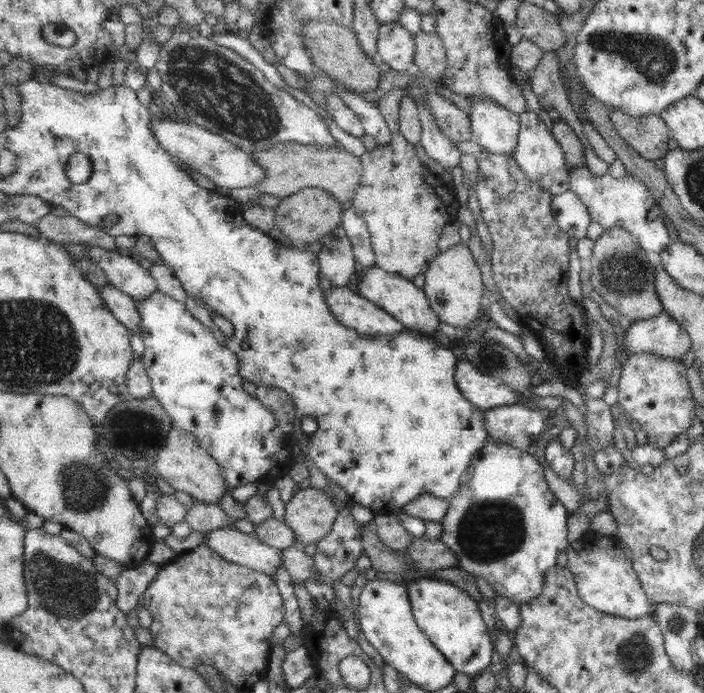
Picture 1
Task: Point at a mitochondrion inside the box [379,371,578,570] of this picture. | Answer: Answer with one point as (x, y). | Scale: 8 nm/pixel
(487, 531)

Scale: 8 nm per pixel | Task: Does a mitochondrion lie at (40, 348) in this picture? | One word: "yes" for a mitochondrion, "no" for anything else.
yes

